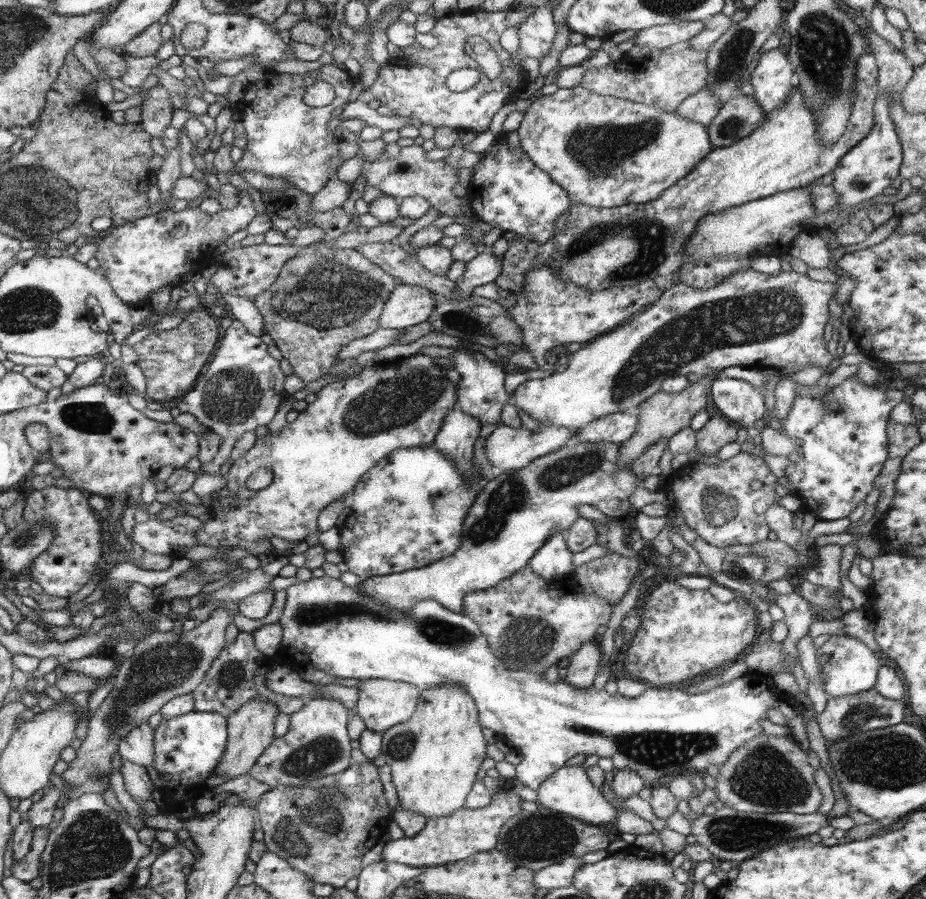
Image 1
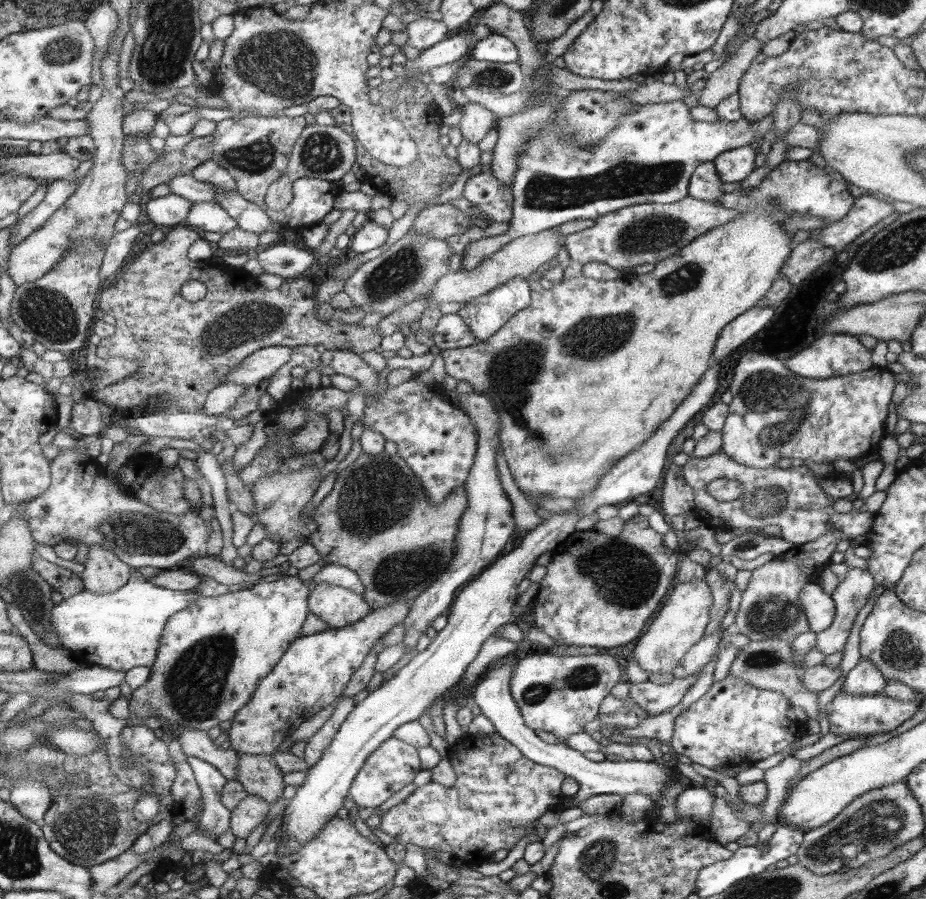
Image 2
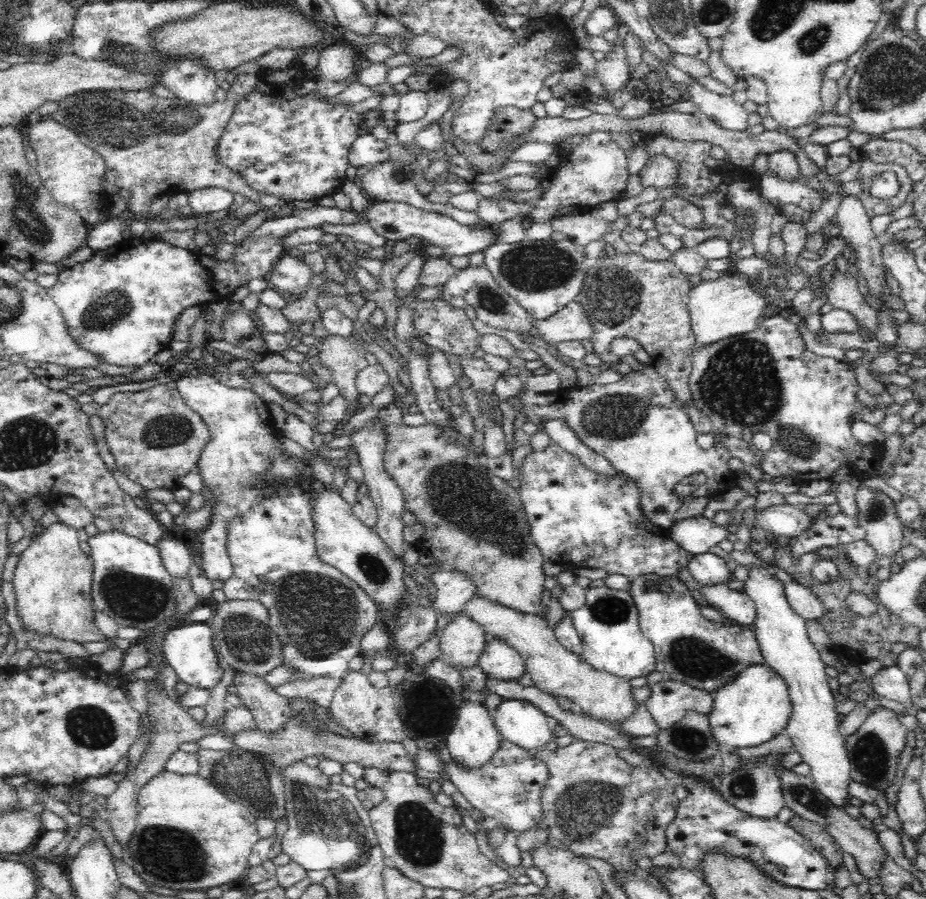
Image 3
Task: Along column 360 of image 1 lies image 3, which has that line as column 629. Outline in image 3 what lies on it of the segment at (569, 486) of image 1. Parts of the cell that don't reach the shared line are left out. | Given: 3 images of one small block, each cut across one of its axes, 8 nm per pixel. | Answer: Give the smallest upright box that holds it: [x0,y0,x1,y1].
[627,575,766,693]

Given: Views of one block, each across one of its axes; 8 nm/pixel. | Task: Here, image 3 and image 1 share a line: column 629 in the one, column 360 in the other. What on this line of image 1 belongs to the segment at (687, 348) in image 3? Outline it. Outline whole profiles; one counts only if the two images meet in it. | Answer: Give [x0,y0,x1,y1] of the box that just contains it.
[253,238,398,384]

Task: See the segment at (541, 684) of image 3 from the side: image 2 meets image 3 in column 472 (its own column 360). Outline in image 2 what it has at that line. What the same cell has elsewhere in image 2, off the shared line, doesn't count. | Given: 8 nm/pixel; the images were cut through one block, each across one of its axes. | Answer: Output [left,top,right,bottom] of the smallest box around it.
[310,584,372,629]

